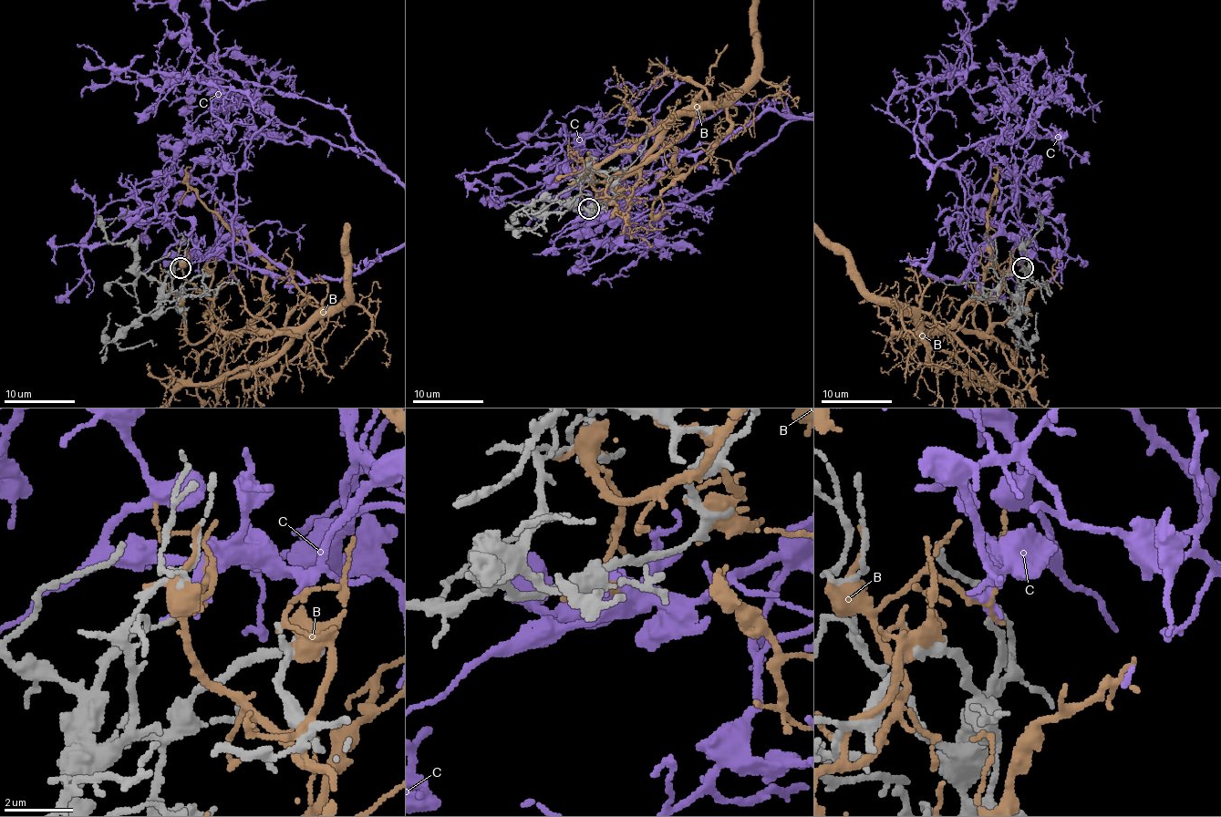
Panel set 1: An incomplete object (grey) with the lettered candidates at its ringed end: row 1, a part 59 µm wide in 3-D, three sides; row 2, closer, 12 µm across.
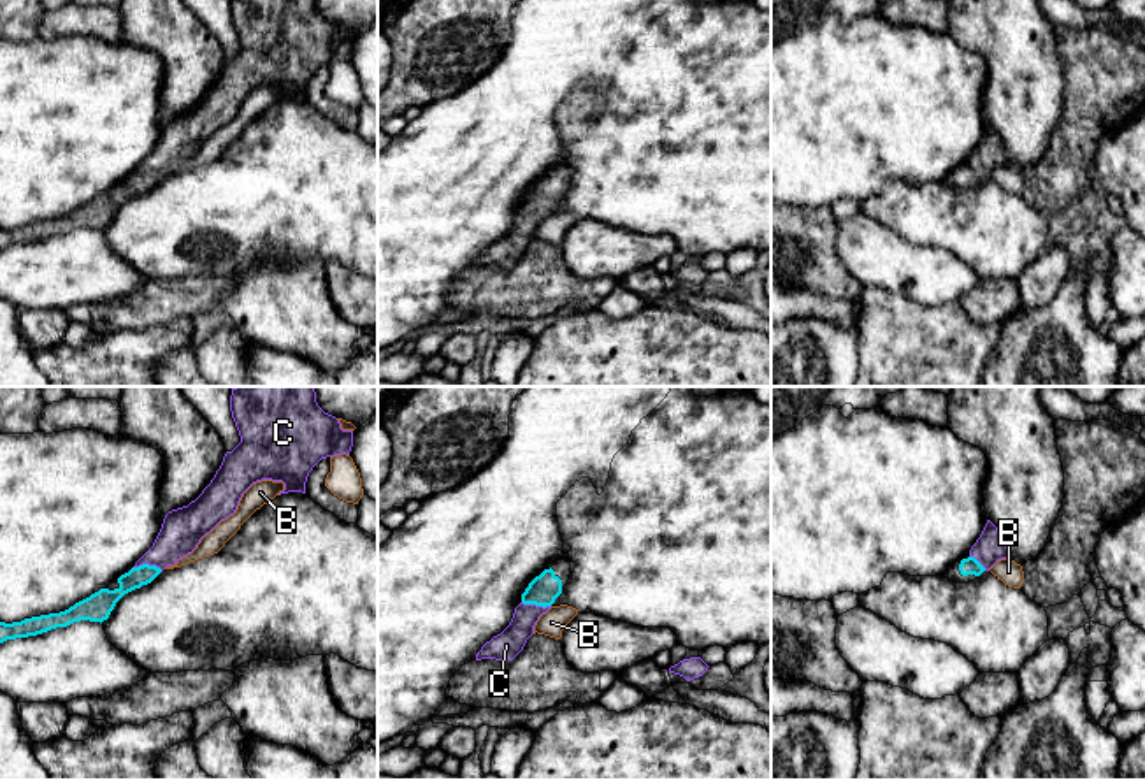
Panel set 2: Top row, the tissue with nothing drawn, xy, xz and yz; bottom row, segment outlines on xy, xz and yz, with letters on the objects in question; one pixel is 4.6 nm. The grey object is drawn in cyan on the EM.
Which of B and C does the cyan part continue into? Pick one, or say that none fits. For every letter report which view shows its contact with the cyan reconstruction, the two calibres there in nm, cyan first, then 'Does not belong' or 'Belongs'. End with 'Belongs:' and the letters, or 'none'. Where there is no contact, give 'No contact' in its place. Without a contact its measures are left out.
B: No contact. Does not belong
C: Touches cyan in xz. Thickness 140 nm (cyan) against 130 nm. Belongs
Belongs: C

